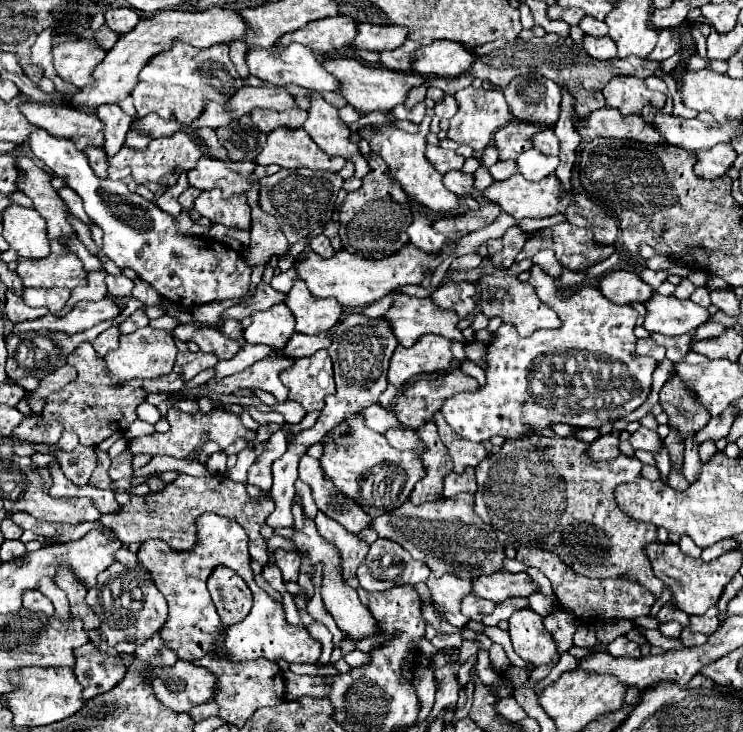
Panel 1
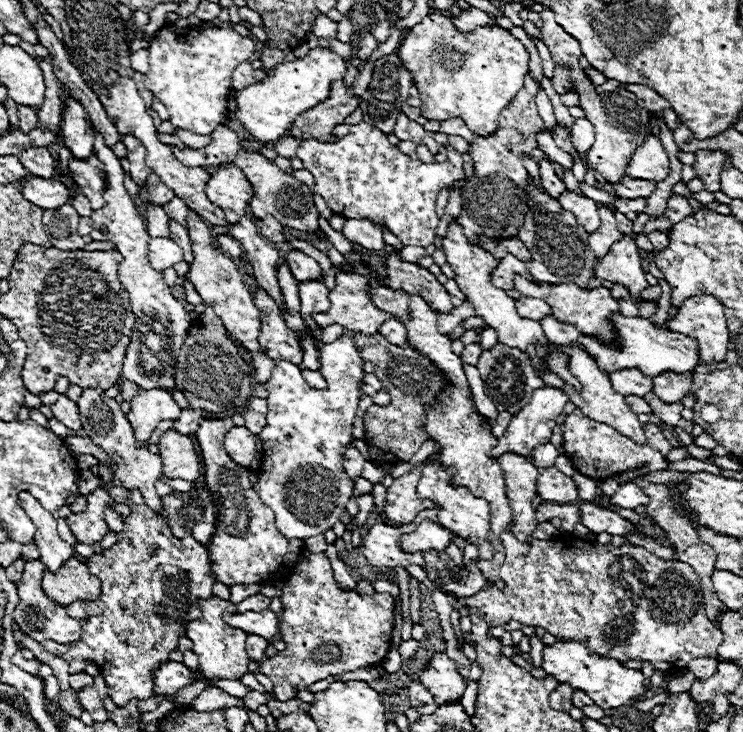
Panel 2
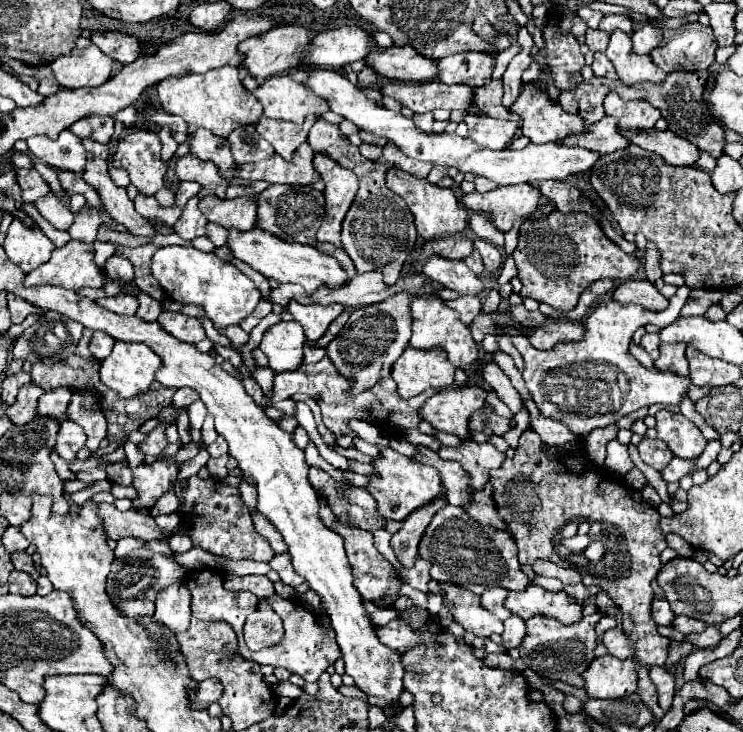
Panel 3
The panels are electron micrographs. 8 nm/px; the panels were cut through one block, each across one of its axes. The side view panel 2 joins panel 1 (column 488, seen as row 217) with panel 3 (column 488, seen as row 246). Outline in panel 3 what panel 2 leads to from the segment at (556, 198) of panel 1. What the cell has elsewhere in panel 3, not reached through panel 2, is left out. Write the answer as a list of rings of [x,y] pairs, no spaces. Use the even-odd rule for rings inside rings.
[[[516,184],[516,186],[500,186],[486,194],[466,194],[460,202],[472,212],[482,212],[488,216],[488,220],[502,232],[508,232],[512,224],[532,214],[538,208],[540,202],[538,190],[534,190],[530,184]]]

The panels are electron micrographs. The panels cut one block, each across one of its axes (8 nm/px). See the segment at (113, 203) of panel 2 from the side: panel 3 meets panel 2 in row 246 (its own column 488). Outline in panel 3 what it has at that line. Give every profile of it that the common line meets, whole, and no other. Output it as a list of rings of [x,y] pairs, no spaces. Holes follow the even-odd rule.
[[[466,114],[464,122],[470,130],[470,138],[490,150],[504,150],[516,138],[518,132],[516,122],[496,120],[490,116]]]

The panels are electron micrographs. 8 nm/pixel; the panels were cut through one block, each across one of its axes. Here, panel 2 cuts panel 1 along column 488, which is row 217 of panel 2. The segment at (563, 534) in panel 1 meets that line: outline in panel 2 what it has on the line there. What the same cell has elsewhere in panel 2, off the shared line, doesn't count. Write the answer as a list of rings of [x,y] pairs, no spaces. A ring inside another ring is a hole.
[[[528,72],[522,90],[508,104],[508,108],[502,110],[500,114],[502,120],[498,118],[496,134],[488,138],[472,134],[460,118],[450,118],[440,124],[442,134],[462,136],[470,144],[468,154],[472,156],[472,162],[474,162],[474,174],[464,184],[464,192],[462,192],[464,204],[456,222],[466,230],[466,236],[476,244],[480,244],[480,238],[478,238],[480,234],[494,240],[516,238],[526,214],[530,212],[530,208],[526,206],[528,174],[520,154],[532,154],[532,150],[538,148],[538,142],[536,142],[538,132],[546,132],[546,126],[534,104],[538,90],[540,90],[538,82]]]

